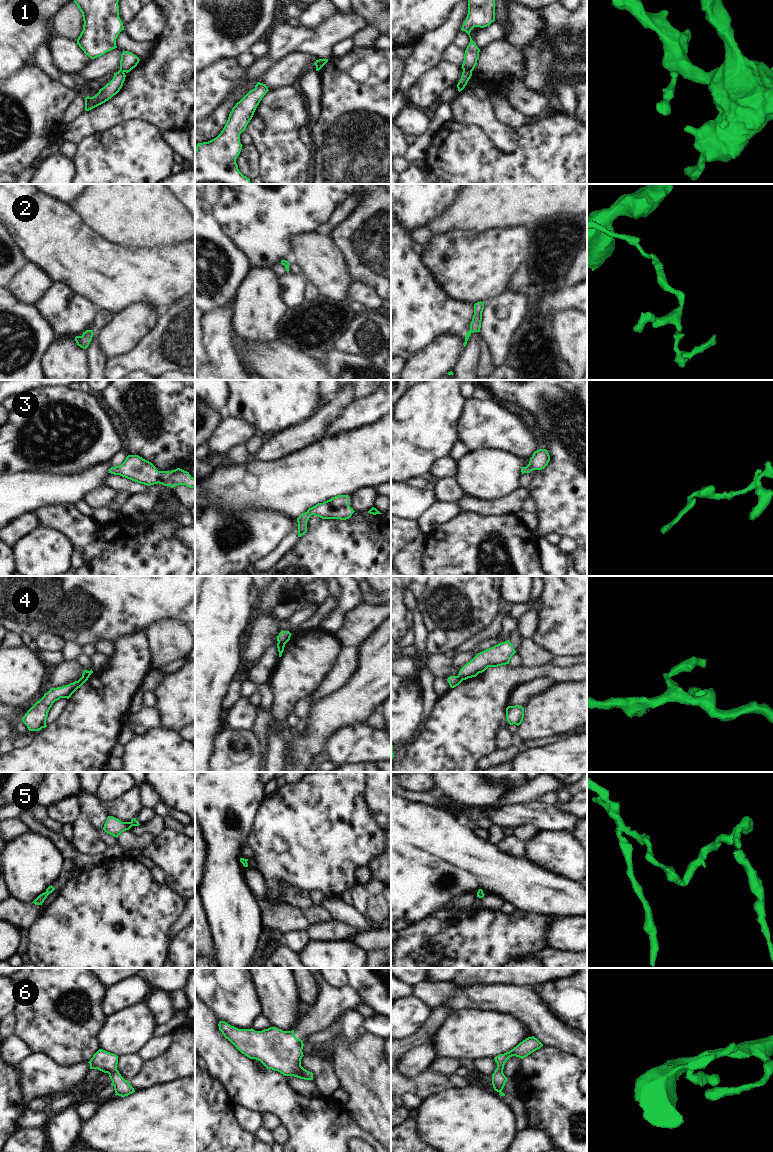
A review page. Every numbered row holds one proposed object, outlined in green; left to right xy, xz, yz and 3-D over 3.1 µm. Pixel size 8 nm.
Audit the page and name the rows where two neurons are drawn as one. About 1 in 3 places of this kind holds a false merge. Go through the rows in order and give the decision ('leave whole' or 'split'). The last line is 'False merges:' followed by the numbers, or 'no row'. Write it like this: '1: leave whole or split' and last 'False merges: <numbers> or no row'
1: split
2: leave whole
3: leave whole
4: split
5: leave whole
6: leave whole
False merges: 1, 4

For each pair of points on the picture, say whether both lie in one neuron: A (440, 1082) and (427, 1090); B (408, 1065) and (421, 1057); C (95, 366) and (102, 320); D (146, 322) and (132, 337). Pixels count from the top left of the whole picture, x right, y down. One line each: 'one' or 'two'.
A: one
B: one
C: one
D: one

